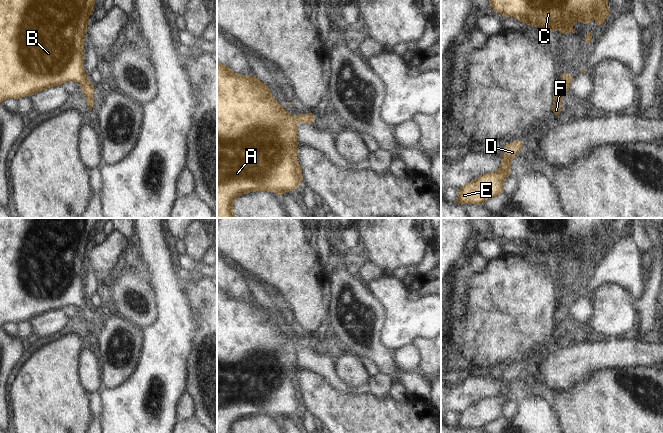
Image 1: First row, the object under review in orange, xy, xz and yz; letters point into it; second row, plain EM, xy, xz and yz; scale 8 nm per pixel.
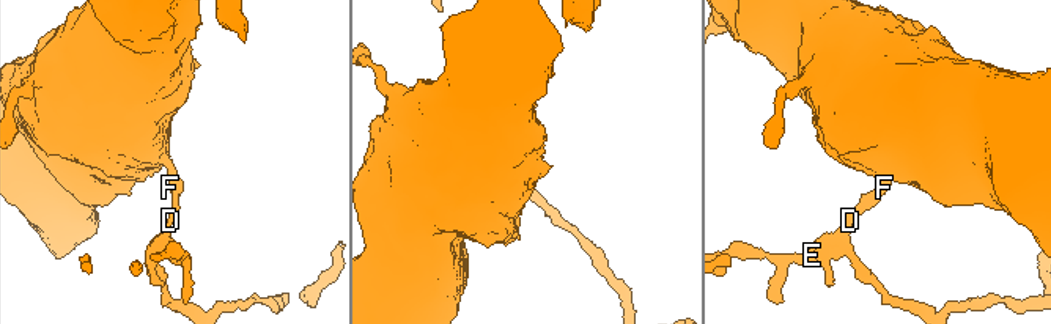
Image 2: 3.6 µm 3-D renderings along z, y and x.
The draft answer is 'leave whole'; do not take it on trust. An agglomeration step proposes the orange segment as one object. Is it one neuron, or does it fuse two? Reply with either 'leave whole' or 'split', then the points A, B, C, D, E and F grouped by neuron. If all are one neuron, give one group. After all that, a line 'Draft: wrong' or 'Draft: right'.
leave whole; groups A B C D E F
Draft: right

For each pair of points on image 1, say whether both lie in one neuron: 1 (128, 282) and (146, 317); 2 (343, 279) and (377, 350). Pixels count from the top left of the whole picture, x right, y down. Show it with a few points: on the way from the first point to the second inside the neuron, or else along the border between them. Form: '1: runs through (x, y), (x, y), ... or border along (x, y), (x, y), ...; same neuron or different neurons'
1: runs through (137, 291), (145, 296), (149, 308); same neuron
2: runs through (360, 295), (372, 307), (375, 332); same neuron

